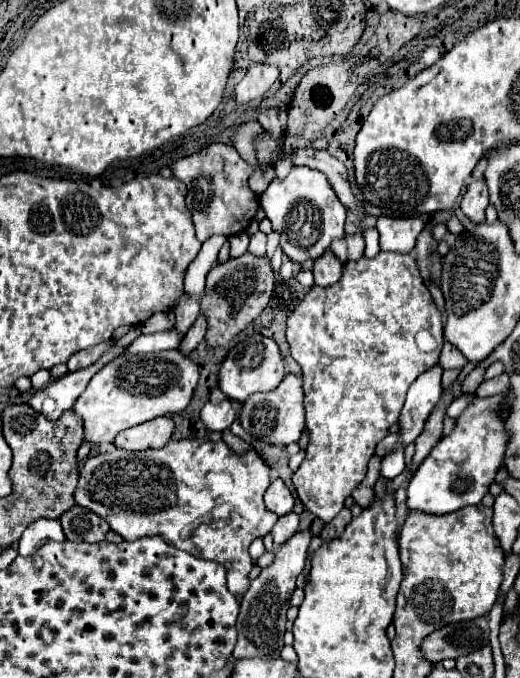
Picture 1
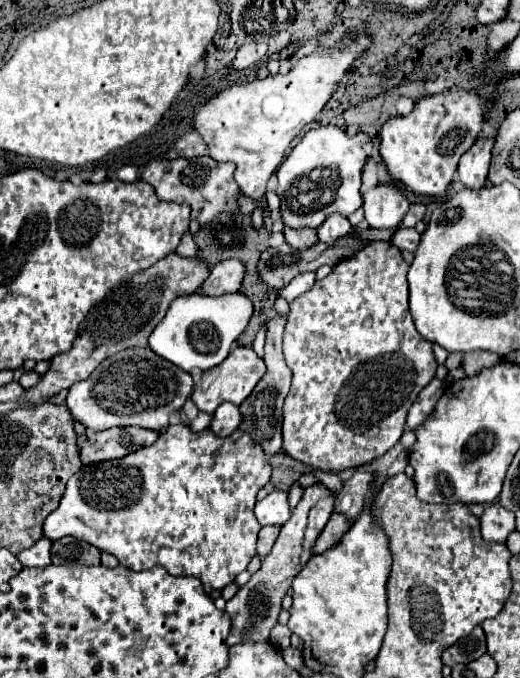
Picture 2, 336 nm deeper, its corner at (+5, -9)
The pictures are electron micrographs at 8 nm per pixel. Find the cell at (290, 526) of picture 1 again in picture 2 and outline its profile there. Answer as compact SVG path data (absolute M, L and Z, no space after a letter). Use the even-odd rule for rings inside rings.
M269 525L269 527L263 527L263 529L259 531L257 555L261 555L261 557L269 555L269 551L271 551L271 547L273 547L277 535L279 535L279 529L281 529L281 527L277 527L277 525Z

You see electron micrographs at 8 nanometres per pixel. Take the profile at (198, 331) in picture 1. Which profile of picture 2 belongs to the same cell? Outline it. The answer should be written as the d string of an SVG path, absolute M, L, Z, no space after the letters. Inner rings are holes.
M227 259L211 269L209 277L201 285L201 293L209 297L229 295L231 291L239 291L241 281L243 281L243 263L237 259Z

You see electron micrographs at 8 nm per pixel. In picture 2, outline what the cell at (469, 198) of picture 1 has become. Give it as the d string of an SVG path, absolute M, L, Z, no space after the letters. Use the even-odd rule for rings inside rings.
M477 139L475 145L461 157L457 177L467 189L479 189L487 181L493 139Z

